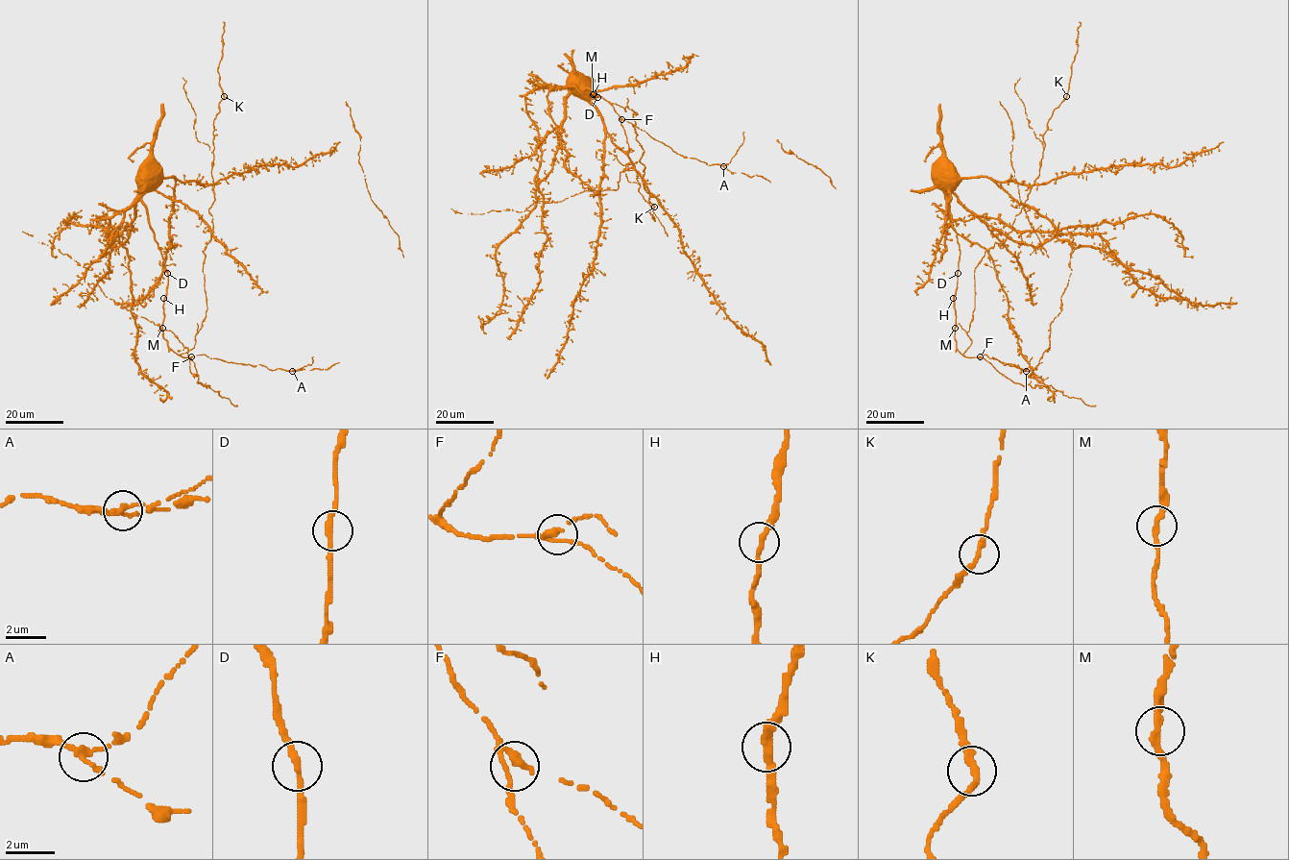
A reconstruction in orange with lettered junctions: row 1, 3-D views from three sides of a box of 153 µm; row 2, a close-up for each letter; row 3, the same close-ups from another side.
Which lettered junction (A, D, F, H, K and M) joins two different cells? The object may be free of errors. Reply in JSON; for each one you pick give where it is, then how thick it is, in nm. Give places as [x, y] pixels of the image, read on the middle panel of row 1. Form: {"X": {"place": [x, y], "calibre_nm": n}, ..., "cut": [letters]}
{"cut": []}

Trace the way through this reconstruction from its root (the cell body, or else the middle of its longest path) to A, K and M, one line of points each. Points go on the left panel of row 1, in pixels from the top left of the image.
A: (164, 298), (163, 337), (167, 345), (183, 357), (205, 354), (229, 362), (260, 364), (270, 370), (292, 371)
K: (164, 298), (163, 337), (180, 355), (193, 348), (206, 309), (203, 252), (213, 232), (213, 119), (224, 96)
M: (164, 298), (162, 328)

